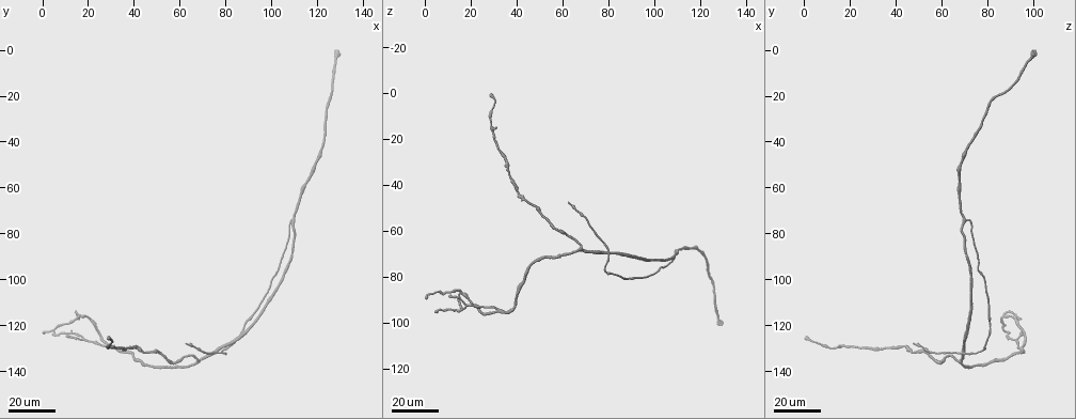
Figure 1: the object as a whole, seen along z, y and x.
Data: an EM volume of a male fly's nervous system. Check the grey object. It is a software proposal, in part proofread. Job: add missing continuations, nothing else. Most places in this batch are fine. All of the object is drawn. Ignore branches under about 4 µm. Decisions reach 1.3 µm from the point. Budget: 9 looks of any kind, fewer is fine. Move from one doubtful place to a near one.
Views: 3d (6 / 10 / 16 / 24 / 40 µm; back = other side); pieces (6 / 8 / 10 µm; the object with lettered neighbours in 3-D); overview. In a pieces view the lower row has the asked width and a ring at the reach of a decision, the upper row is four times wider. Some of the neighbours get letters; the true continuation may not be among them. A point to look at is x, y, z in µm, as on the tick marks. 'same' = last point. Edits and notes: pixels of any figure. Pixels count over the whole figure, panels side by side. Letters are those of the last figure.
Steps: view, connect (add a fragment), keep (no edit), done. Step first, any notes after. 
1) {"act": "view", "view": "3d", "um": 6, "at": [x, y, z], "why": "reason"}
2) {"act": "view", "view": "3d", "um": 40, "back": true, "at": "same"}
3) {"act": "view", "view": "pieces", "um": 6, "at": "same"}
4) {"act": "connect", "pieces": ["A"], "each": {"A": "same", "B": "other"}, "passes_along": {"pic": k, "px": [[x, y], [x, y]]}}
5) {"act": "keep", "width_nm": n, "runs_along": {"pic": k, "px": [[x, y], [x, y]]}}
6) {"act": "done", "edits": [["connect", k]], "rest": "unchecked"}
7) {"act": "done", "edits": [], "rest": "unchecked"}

{"act": "view", "view": "3d", "um": 40, "at": [31, 130, 14], "why": "branch stops here"}

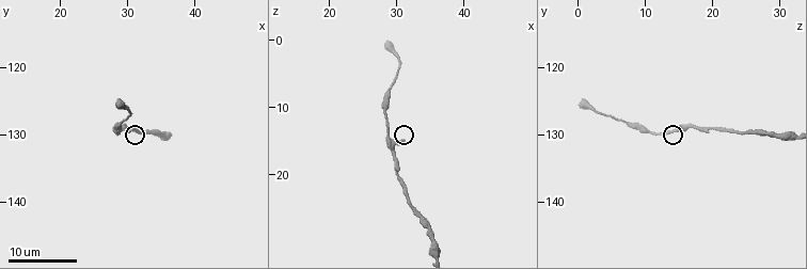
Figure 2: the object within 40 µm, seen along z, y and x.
{"act": "view", "view": "pieces", "um": 6, "at": [31.0, 129.0, 15.0]}

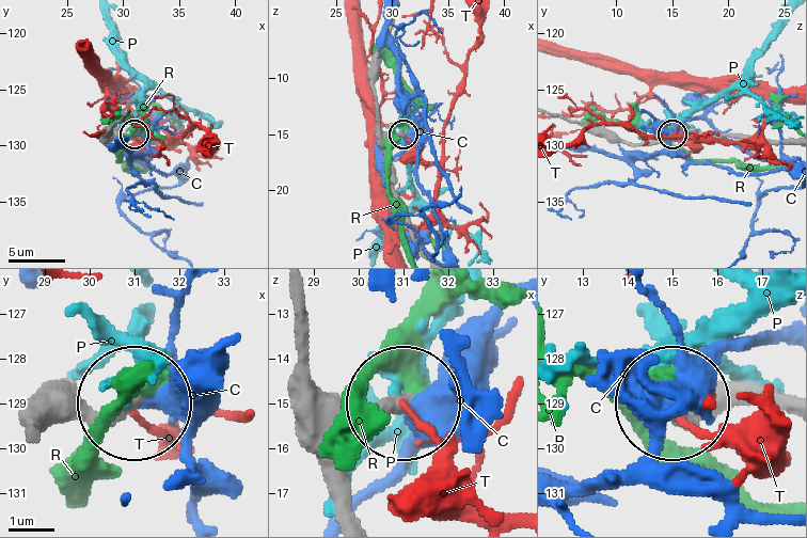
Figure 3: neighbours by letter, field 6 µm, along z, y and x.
{"act": "keep", "each": {"C": "other", "P": "other", "R": "other", "T": "other"}, "found": "none of them fits"}

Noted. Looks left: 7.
{"act": "view", "view": "3d", "um": 24, "at": [63, 128, 48], "why": "end of a long branch"}

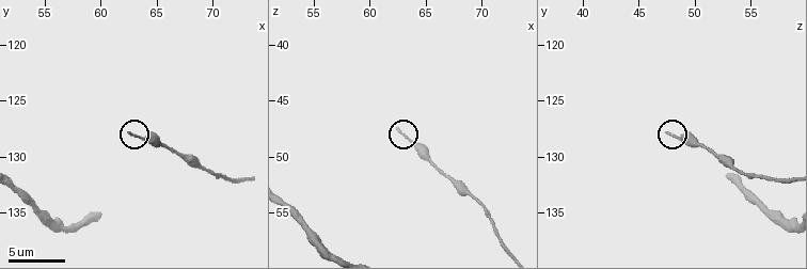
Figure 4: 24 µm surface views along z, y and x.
{"act": "view", "view": "pieces", "um": 10, "at": [62.4, 128.0, 47.6], "why": "what lies round it"}

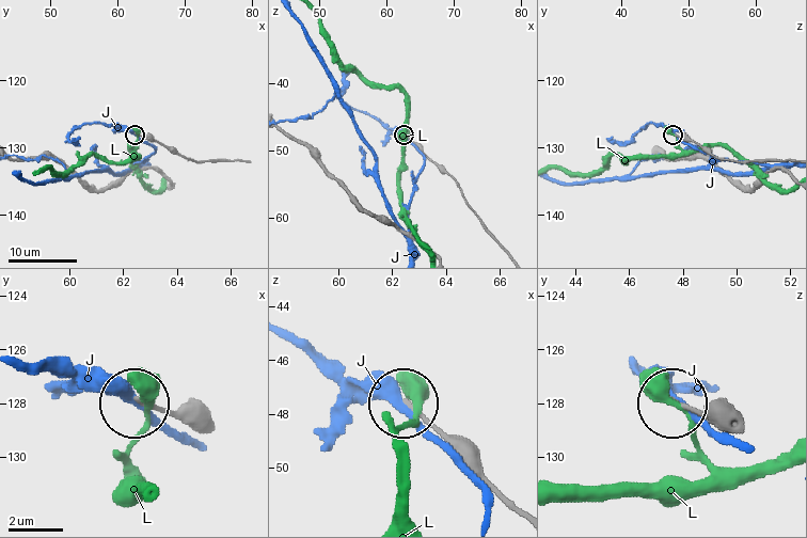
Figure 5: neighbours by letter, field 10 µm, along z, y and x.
{"act": "keep", "each": {"J": "other", "L": "other"}, "runs_along": {"pic": 5, "px": [[519, 515], [404, 402]]}, "found": "none of them fits"}

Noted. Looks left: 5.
{"act": "view", "view": "3d", "um": 40, "at": [11, 125, 89], "why": "an open end"}

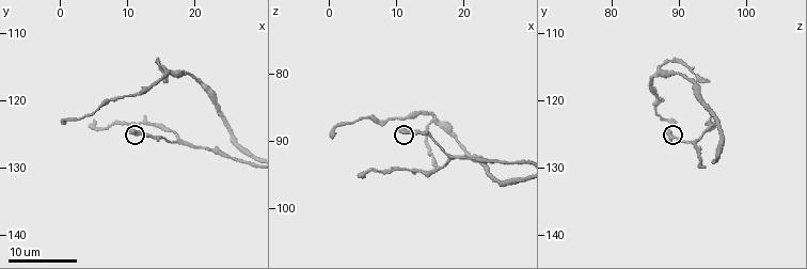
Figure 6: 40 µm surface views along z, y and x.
{"act": "view", "view": "pieces", "um": 6, "at": [10.5, 124.5, 88.5]}

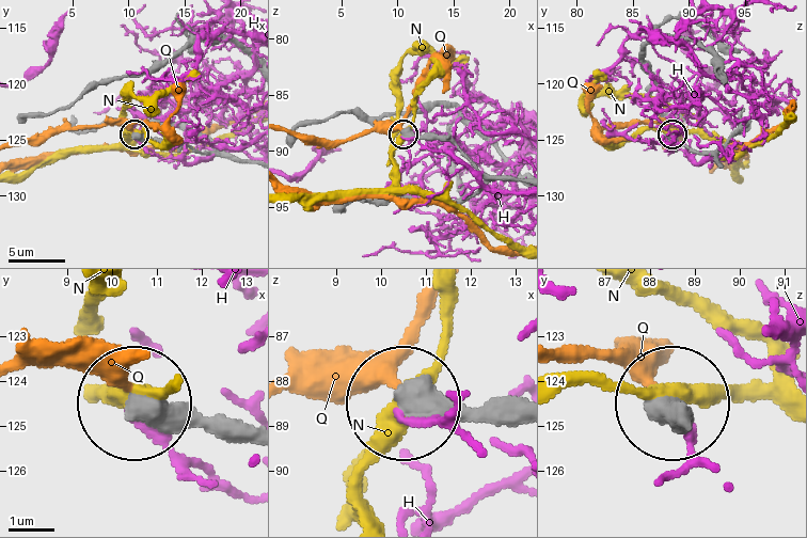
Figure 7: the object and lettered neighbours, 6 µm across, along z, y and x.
{"act": "keep", "each": {"H": "other", "N": "other", "Q": "other"}, "runs_along": {"pic": 7, "px": [[250, 163], [137, 136]]}, "found": "none of them fits"}

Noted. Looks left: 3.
{"act": "view", "view": "3d", "um": 24, "at": [29.0, 125.0, 0.0], "why": "end of a long branch"}

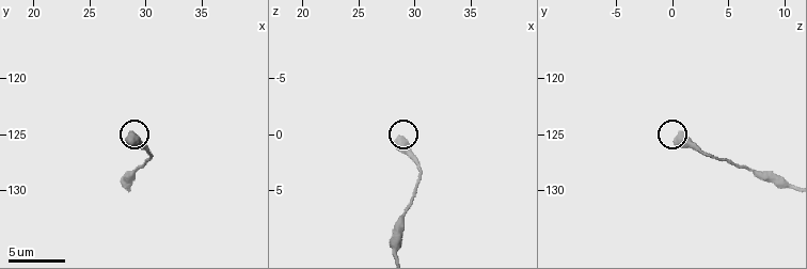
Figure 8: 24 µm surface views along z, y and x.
{"act": "view", "view": "pieces", "um": 6, "at": [28.4, 125.6, 0.2]}

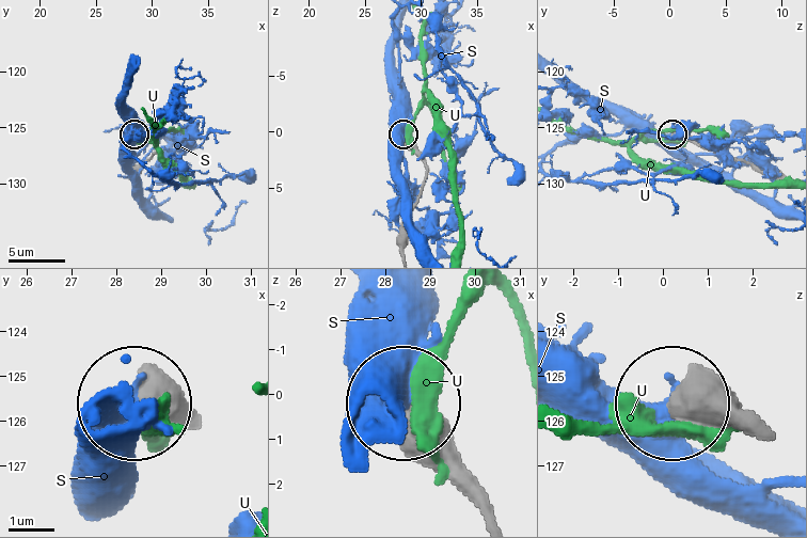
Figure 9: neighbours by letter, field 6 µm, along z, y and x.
{"act": "keep", "each": {"S": "other", "U": "other"}, "found": "none of them fits"}

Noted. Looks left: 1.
{"act": "done", "edits": [], "rest": "unchecked"}

